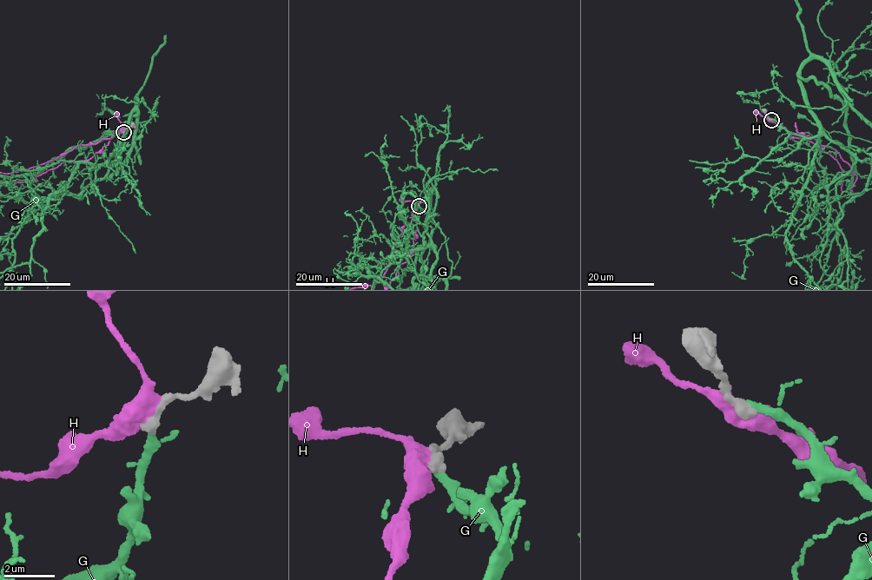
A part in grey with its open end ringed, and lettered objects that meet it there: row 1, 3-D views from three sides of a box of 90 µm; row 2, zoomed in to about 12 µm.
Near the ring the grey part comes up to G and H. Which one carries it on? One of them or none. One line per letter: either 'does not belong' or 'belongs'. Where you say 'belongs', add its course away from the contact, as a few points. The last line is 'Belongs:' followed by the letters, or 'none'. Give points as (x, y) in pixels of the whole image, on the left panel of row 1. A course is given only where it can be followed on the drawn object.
G: does not belong
H: does not belong
Belongs: none

